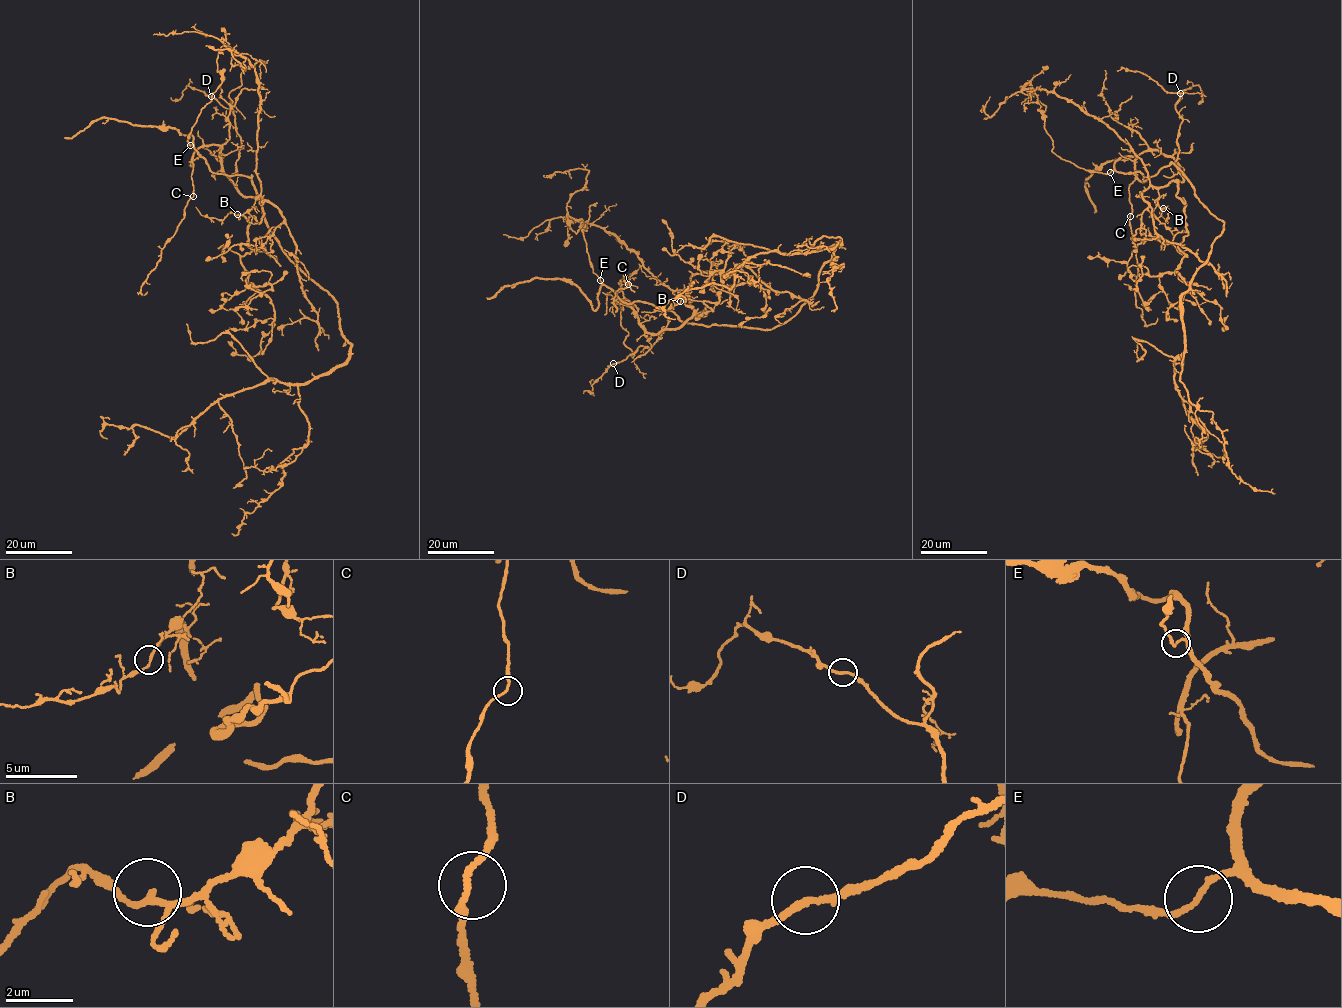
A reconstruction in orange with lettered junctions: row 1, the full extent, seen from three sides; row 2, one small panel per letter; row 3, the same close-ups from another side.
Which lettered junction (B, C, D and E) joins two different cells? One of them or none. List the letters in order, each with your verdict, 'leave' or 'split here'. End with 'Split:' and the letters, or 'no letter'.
B: leave
C: leave
D: leave
E: split here
Split: E

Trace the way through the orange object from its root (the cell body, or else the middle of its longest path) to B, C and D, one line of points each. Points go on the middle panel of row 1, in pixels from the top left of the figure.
B: (593, 270), (586, 225), (576, 233), (567, 214), (616, 236), (670, 289), (688, 288), (680, 301)
C: (593, 270), (586, 225), (567, 214), (688, 288), (693, 315), (650, 333), (612, 303), (628, 284)
D: (593, 270), (586, 225), (576, 233), (567, 214), (616, 236), (670, 289), (688, 288), (693, 311), (613, 363)

